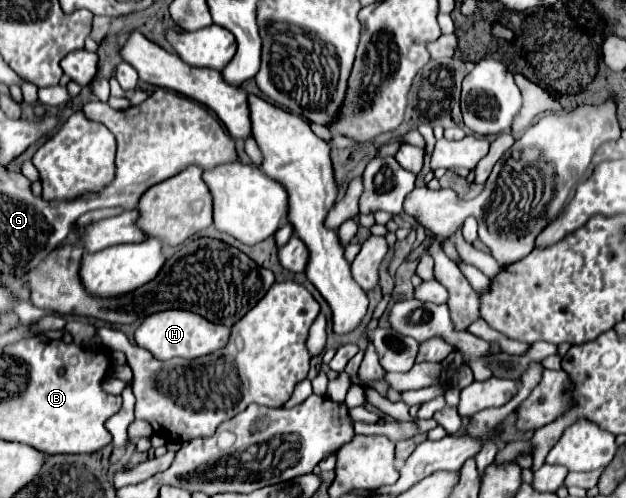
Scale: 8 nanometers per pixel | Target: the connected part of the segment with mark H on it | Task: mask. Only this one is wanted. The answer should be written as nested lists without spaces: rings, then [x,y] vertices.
[[[172,309],[172,311],[160,311],[156,315],[148,315],[134,331],[134,341],[136,345],[148,349],[156,359],[172,359],[172,357],[196,359],[224,347],[228,343],[228,335],[230,335],[228,327],[208,323],[204,317],[192,311]]]

